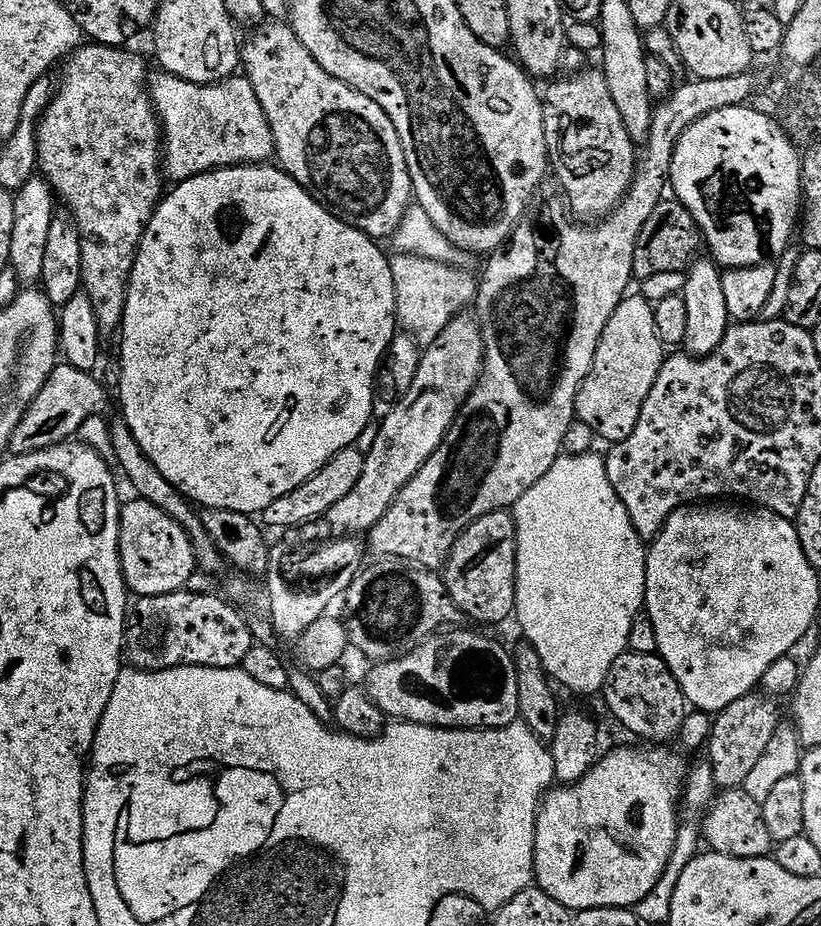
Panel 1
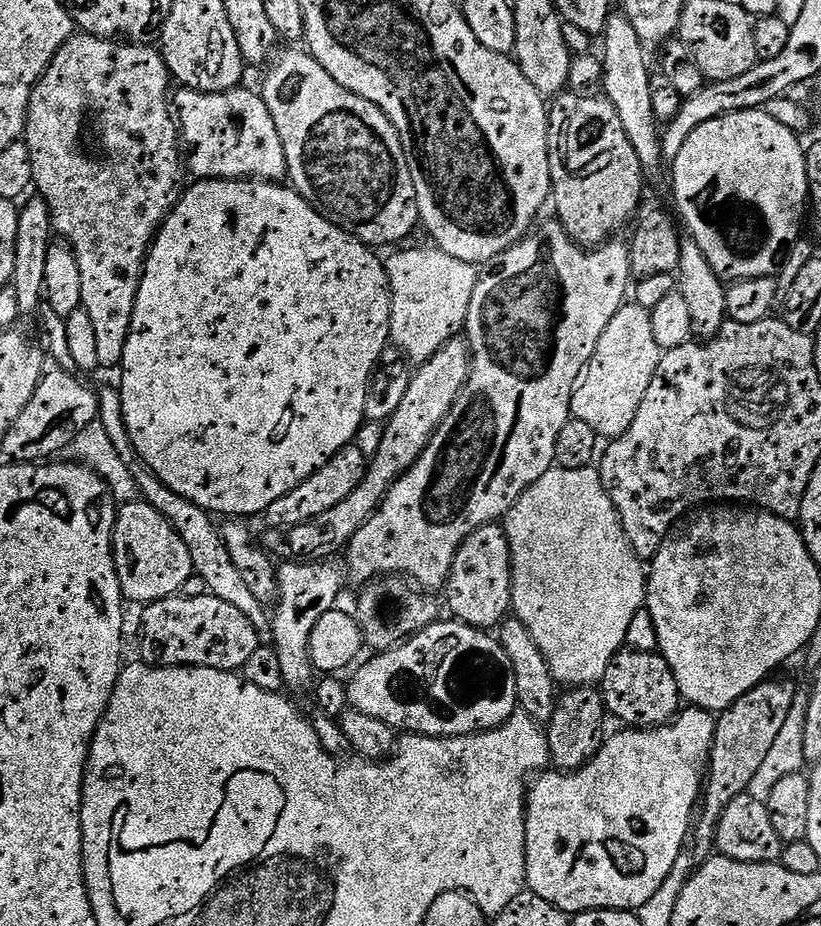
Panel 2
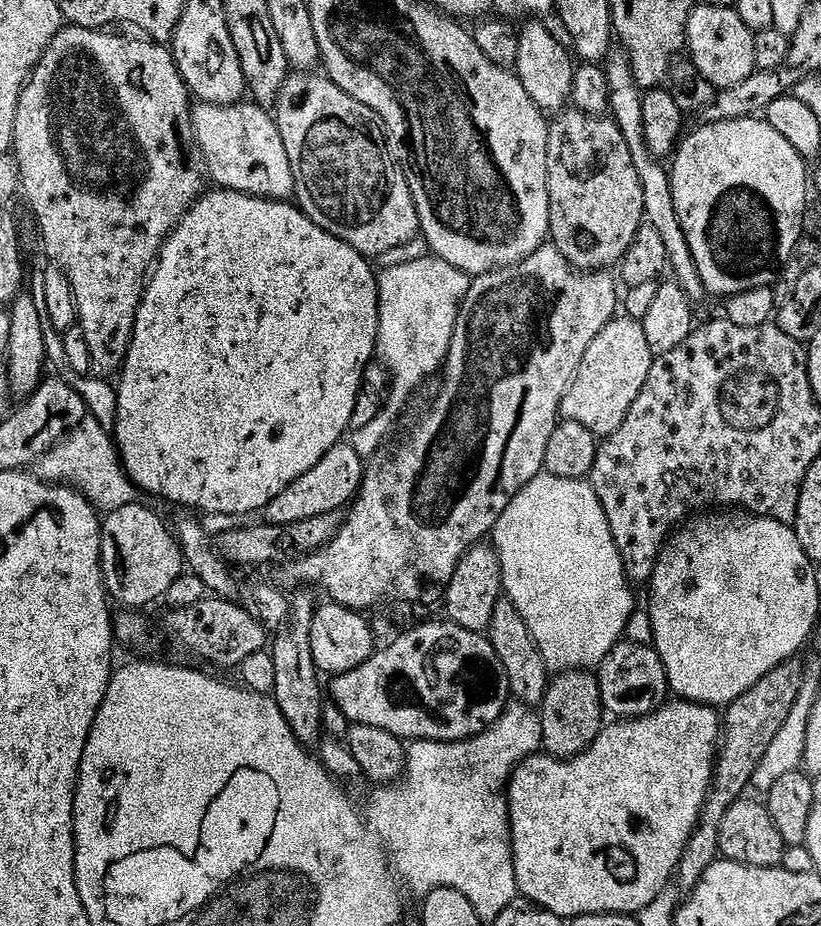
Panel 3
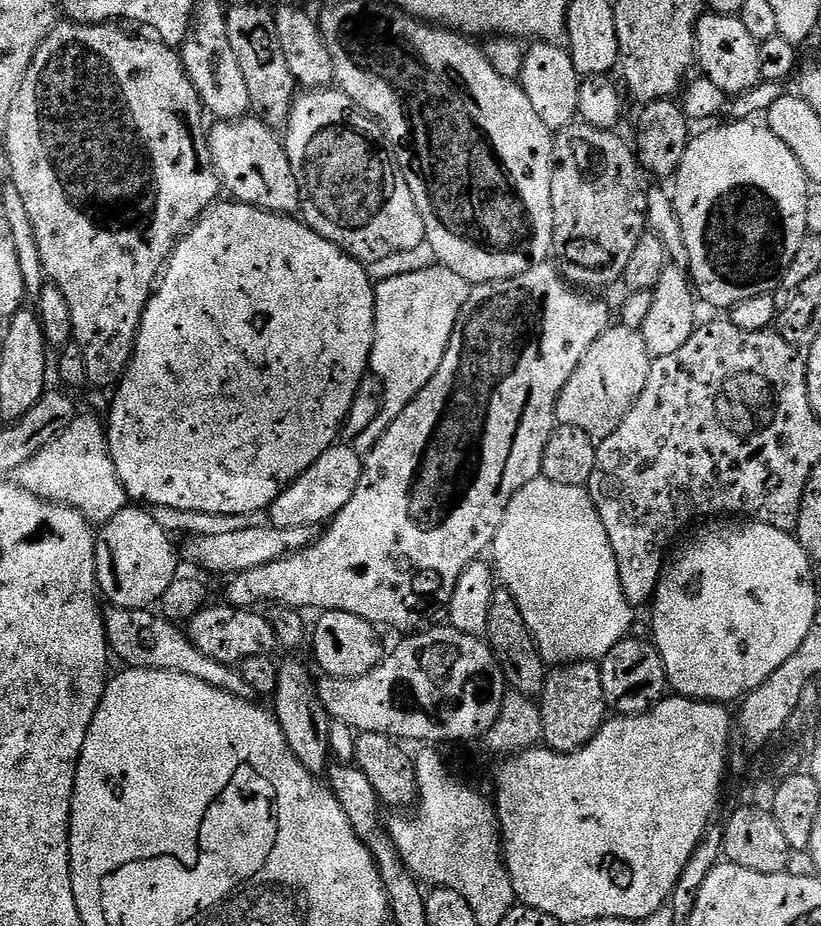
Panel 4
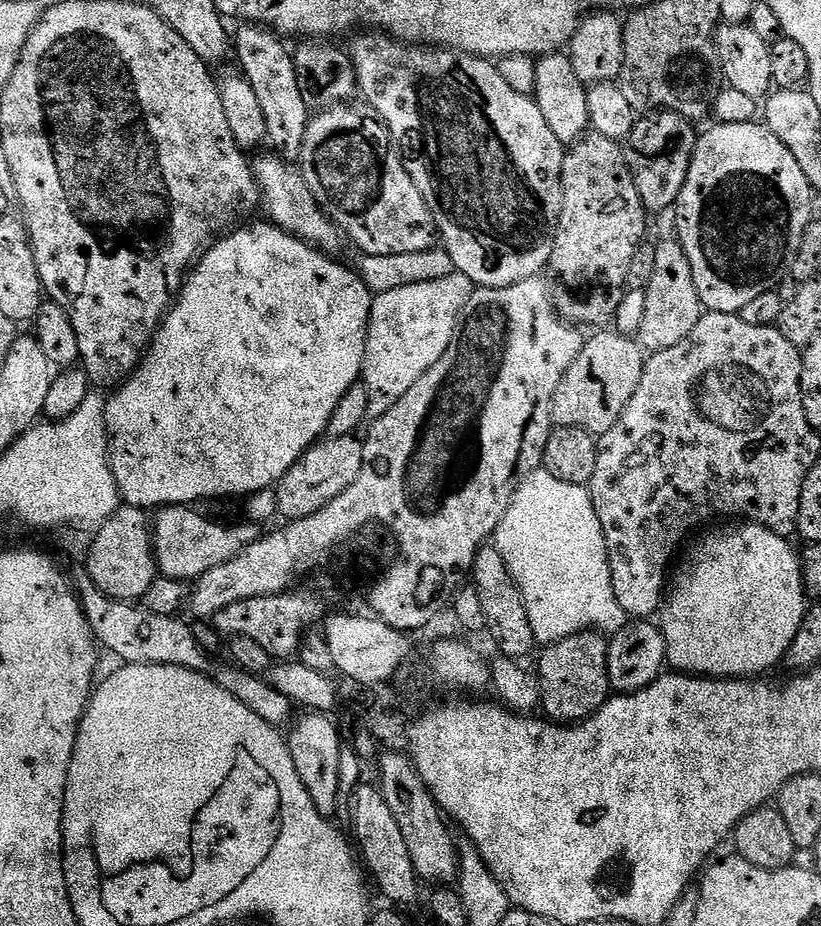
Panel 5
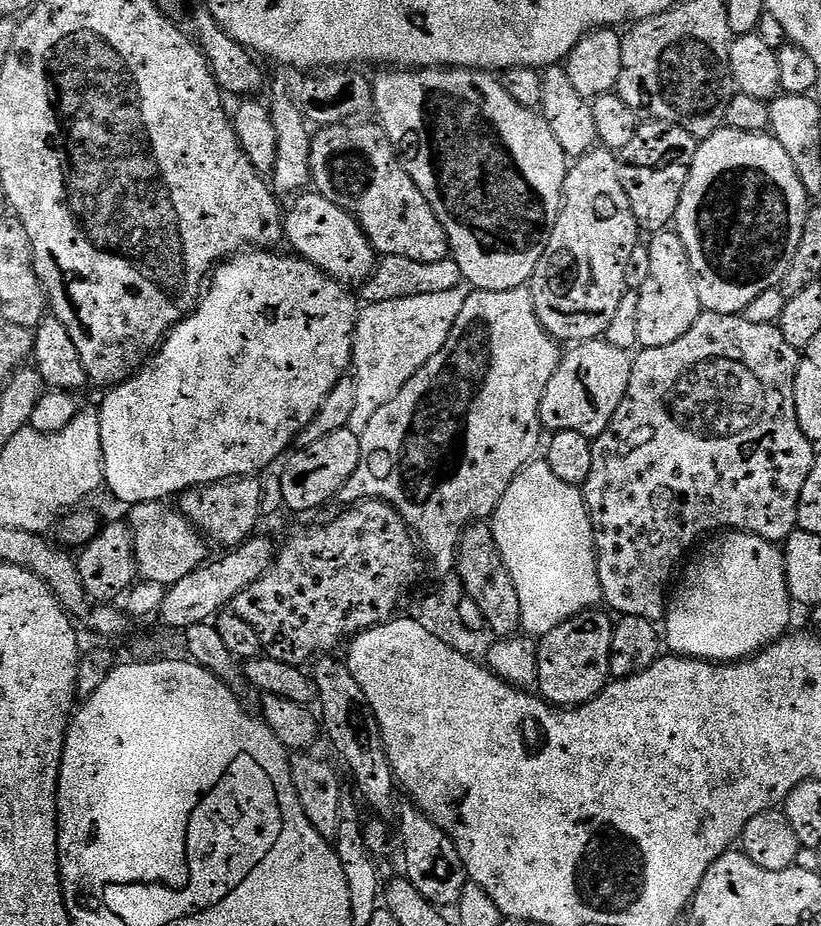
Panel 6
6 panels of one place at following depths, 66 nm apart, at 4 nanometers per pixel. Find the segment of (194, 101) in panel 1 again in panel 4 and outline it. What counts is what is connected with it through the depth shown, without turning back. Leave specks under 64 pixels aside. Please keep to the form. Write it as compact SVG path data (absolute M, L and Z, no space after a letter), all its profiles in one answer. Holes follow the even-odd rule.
M245 114L238 120L216 120L213 125L213 128L209 127L206 132L208 152L212 156L213 168L219 174L223 191L228 192L229 197L235 198L241 204L252 204L255 208L265 208L268 212L299 213L300 200L302 204L300 179L290 166L288 151L285 150L277 129L271 128L256 114Z

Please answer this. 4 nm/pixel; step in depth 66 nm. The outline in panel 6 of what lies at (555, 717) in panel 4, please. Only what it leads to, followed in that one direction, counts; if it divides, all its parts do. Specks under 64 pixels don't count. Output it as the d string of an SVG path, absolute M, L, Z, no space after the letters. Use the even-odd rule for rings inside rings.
M600 610L580 612L562 626L550 630L550 634L539 637L536 684L539 695L549 704L565 710L578 708L591 702L610 683L610 642L614 620L608 616L603 616Z

